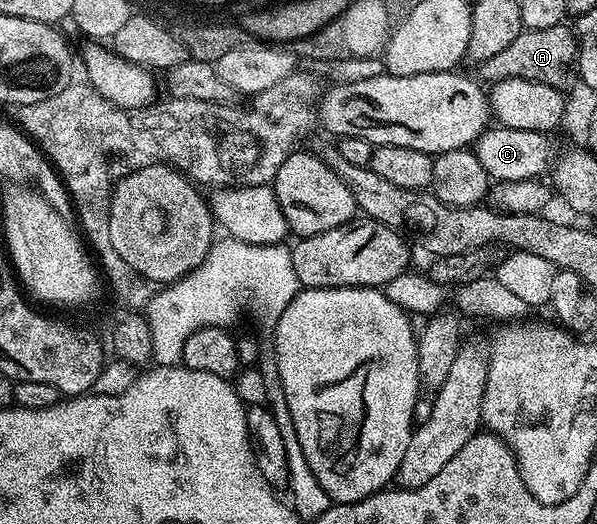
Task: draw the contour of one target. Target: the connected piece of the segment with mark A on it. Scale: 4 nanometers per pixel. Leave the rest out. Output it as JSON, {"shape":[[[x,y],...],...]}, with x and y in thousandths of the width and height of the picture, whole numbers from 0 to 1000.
{"shape":[[[940,46],[928,53],[906,57],[876,55],[864,76],[856,78],[841,99],[802,120],[802,147],[812,158],[839,156],[856,149],[894,153],[908,160],[921,160],[933,168],[945,168],[956,149],[961,149],[965,132],[965,69],[950,48]]]}

